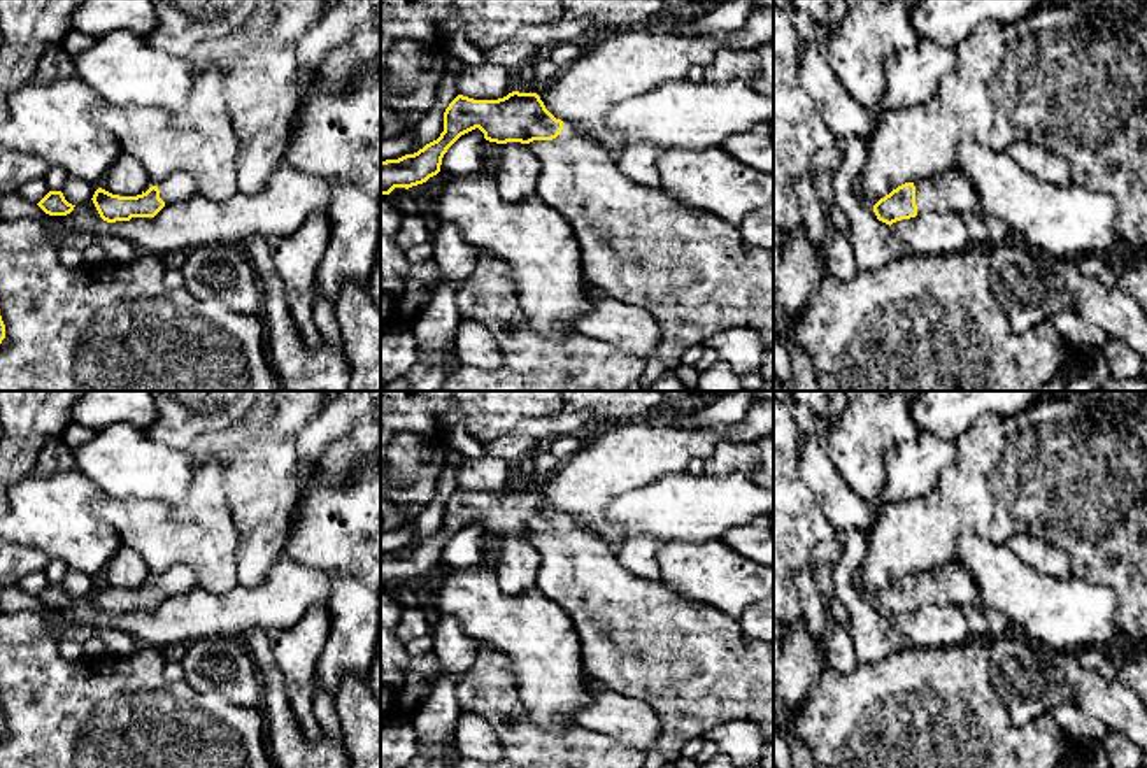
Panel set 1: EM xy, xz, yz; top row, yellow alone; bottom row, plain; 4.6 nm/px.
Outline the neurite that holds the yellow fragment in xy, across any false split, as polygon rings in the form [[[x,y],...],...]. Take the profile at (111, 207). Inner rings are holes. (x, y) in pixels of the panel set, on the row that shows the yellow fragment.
[[[174,172],[165,181],[151,182],[137,196],[119,196],[98,188],[93,203],[107,223],[132,217],[154,217],[165,205],[198,196],[195,181],[184,172]]]

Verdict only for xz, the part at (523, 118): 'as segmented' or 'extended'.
extended

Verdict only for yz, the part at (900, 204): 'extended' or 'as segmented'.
extended

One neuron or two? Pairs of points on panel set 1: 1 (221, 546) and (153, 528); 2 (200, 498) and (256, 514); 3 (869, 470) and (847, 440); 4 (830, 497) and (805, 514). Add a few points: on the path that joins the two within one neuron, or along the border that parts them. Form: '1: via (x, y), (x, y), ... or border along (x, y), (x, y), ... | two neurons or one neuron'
1: via (204, 537), (200, 533), (170, 533) | one neuron
2: border along (223, 477), (223, 493), (239, 532), (239, 547) | two neurons
3: via (865, 463), (854, 448) | one neuron
4: border along (800, 467), (800, 477), (835, 530) | two neurons

